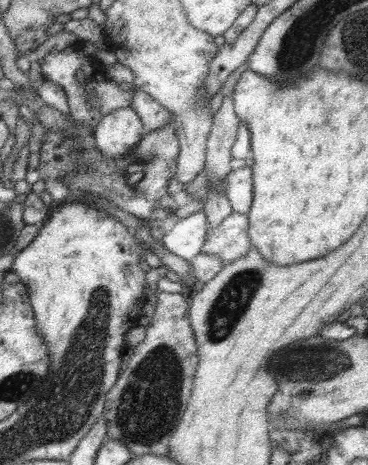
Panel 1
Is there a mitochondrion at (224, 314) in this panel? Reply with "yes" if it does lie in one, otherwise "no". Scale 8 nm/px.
yes

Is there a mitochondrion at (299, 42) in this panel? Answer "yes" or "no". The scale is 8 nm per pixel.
yes

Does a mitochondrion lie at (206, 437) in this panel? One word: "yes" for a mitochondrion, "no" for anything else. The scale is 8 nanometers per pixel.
no

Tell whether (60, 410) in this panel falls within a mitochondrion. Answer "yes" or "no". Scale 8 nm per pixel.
yes

